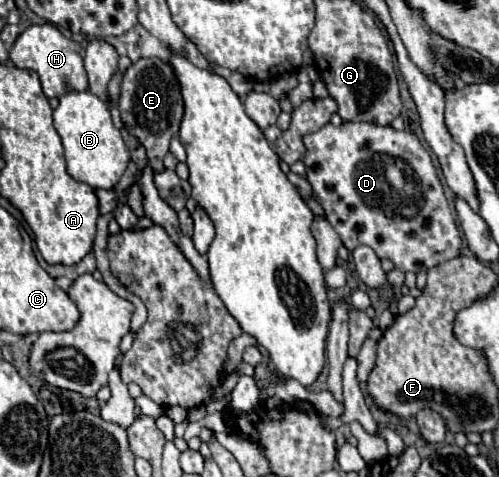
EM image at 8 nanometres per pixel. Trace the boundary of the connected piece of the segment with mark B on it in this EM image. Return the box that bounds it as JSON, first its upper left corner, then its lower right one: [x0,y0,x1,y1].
[54,91,130,189]

